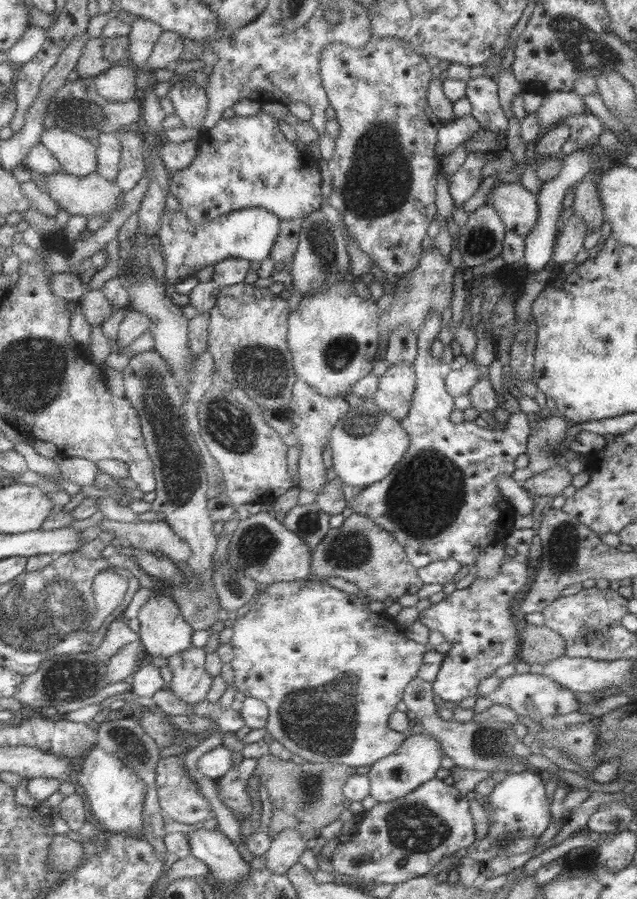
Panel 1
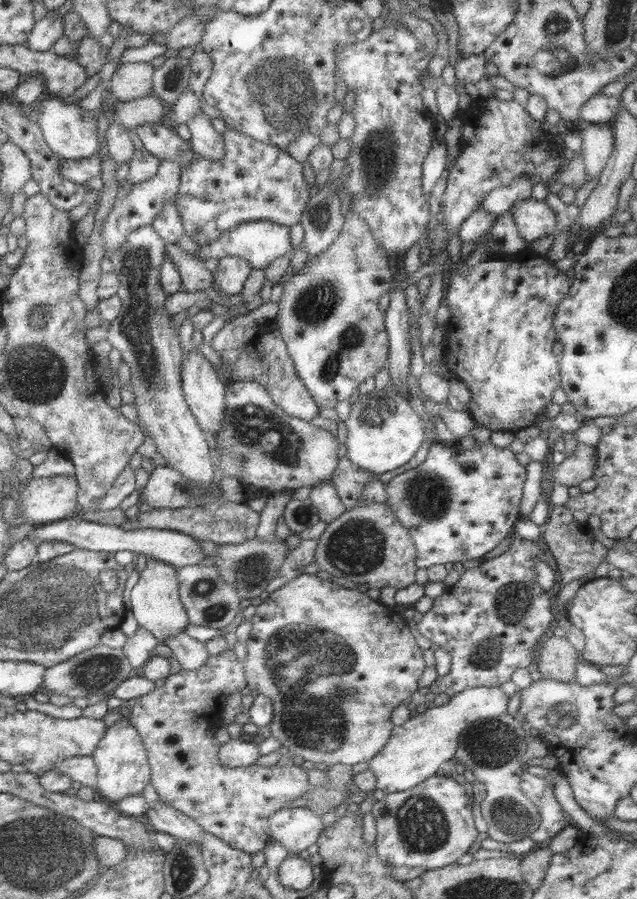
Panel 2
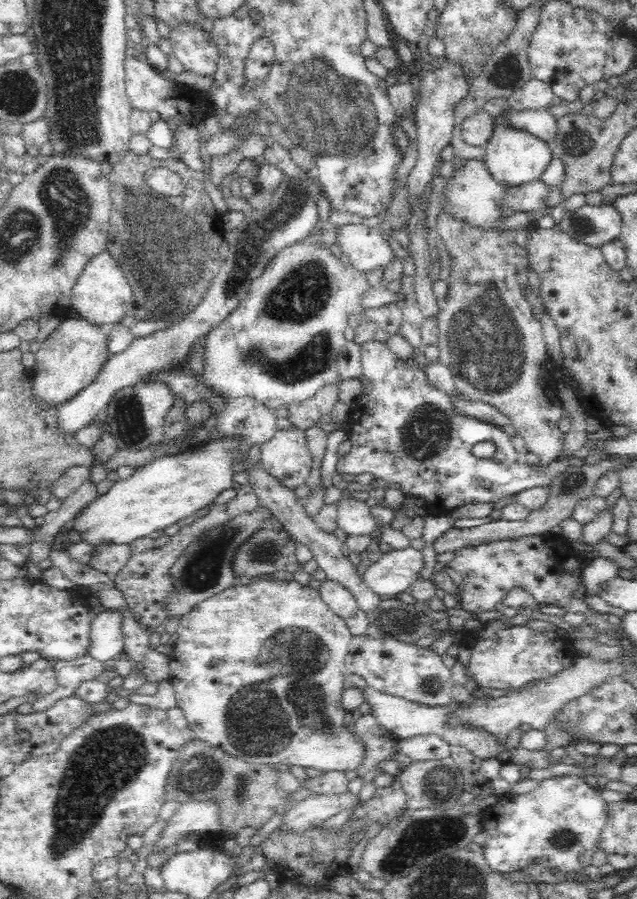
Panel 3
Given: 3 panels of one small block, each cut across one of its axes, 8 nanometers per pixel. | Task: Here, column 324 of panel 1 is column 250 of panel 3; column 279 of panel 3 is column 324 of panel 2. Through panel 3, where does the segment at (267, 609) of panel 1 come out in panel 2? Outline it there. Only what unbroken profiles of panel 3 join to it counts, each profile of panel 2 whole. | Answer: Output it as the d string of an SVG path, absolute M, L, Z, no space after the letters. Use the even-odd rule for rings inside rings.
M302 573L295 580L285 584L283 588L275 590L257 606L255 615L251 618L252 630L246 641L247 657L245 670L248 676L248 688L257 690L273 700L275 704L275 718L270 724L271 735L285 746L293 756L302 757L315 765L330 767L334 764L350 765L358 767L361 763L369 763L375 756L385 749L392 739L395 724L392 721L393 712L400 707L407 698L412 698L413 693L420 687L421 676L424 674L426 665L426 650L421 649L405 615L380 600L369 598L369 594L359 592L357 589L344 588L330 579L322 580L315 574Z

